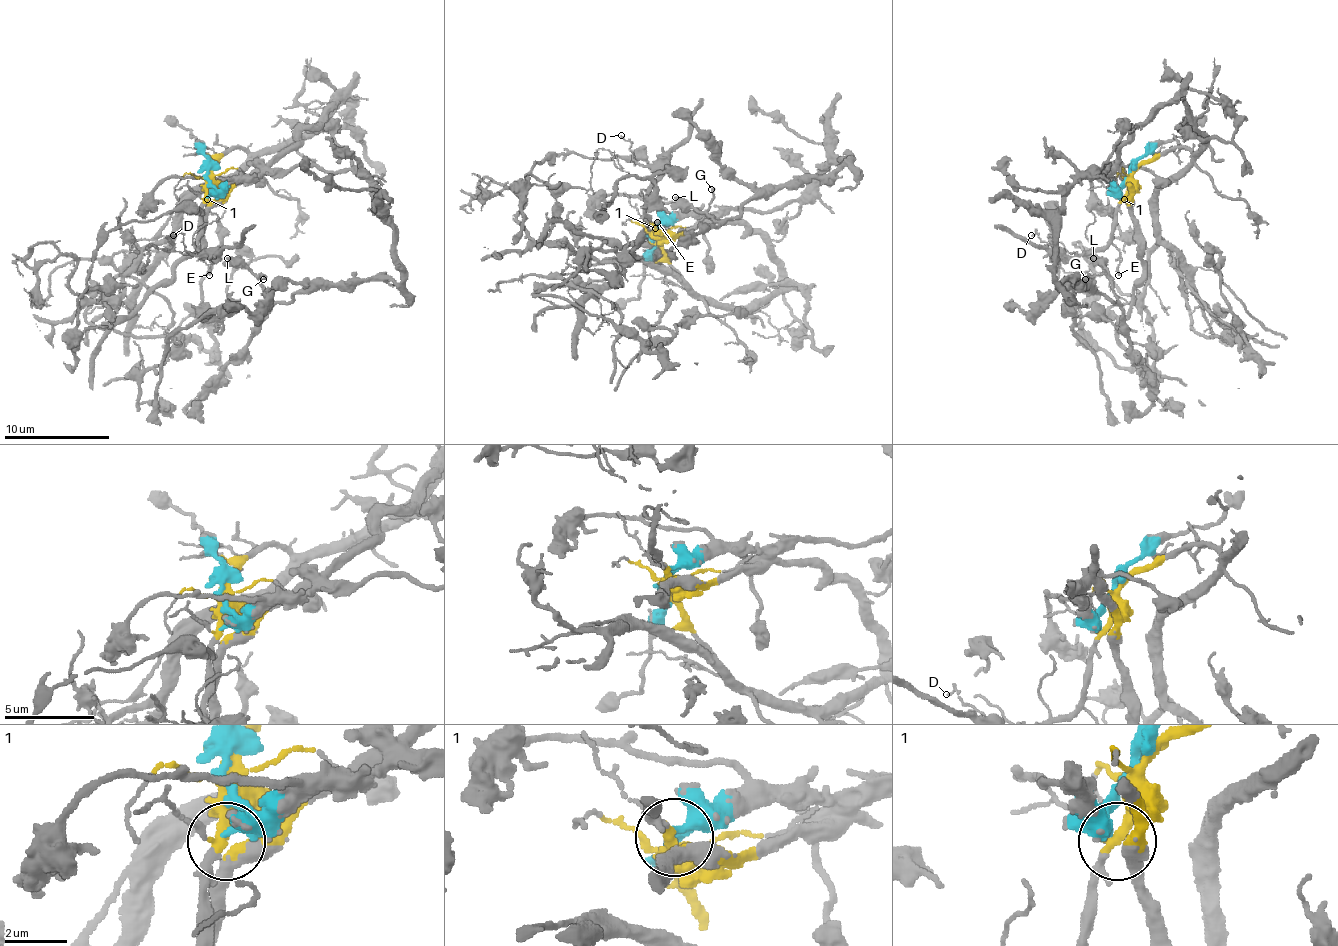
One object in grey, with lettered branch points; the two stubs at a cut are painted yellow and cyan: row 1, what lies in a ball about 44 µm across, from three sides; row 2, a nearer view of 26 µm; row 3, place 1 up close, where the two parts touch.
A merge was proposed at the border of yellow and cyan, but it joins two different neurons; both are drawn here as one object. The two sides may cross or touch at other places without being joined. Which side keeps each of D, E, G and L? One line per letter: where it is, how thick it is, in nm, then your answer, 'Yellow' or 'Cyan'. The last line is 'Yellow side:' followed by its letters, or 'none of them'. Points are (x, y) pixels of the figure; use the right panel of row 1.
D: Place: (1031, 235). Thickness 80 nm. Yellow
E: Place: (1118, 275). Thickness 150 nm. Yellow
G: Place: (1085, 279). Thickness 170 nm. Cyan
L: Place: (1093, 258). Thickness 440 nm. Cyan
Yellow side: D, E

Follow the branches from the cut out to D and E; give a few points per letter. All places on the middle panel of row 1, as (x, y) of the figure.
D: (655, 236), (648, 207), (655, 175), (632, 157), (629, 141), (621, 136)
E: (655, 236), (648, 217), (642, 217), (648, 223), (658, 223)

